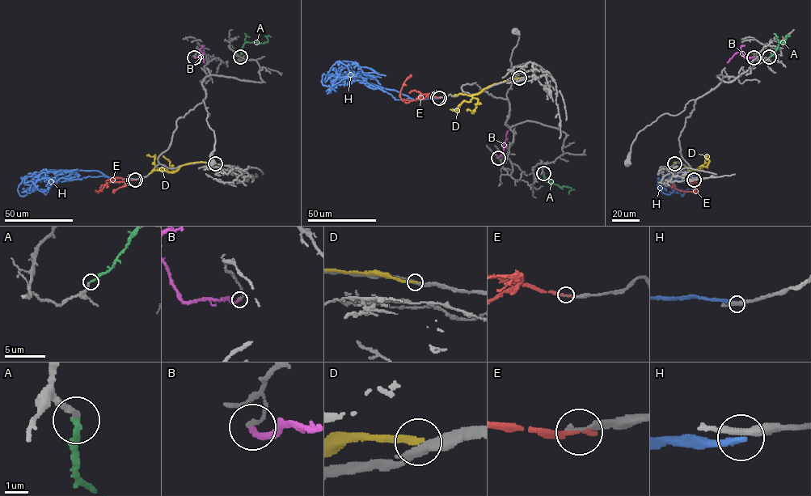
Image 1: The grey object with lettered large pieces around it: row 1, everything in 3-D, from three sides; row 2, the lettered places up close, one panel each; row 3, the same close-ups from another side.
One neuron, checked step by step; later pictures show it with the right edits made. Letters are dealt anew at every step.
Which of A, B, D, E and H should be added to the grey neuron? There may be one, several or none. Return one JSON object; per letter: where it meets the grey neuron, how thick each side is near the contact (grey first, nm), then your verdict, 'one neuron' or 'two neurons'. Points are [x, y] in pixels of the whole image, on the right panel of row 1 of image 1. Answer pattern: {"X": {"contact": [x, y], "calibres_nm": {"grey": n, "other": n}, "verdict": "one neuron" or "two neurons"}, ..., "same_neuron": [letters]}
{"A": {"contact": [769, 57], "calibres_nm": {"grey": 240, "other": 240}, "verdict": "one neuron"}, "B": {"contact": [753, 57], "calibres_nm": {"grey": 170, "other": 260}, "verdict": "two neurons"}, "D": {"contact": [674, 163], "calibres_nm": {"grey": 360, "other": 300}, "verdict": "two neurons"}, "E": {"contact": [693, 180], "calibres_nm": {"grey": 260, "other": 220}, "verdict": "two neurons"}, "H": {"contact": [694, 180], "calibres_nm": {"grey": 320, "other": 320}, "verdict": "two neurons"}, "same_neuron": ["A"]}

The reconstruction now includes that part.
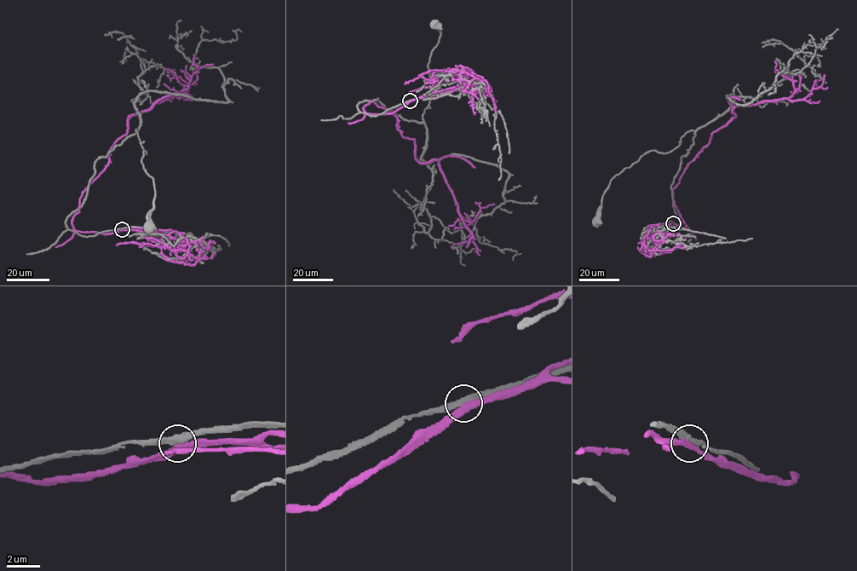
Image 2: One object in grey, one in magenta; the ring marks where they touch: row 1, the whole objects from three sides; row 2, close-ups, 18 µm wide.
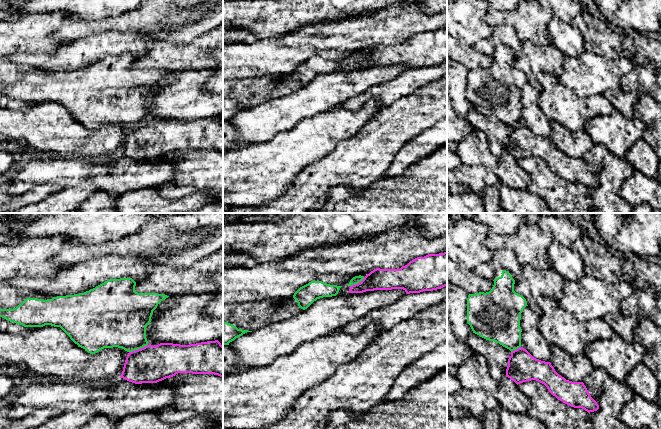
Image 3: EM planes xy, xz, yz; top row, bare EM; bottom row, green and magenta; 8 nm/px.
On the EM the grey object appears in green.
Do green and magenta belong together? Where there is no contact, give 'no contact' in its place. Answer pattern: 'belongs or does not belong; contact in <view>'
does not belong; contact in xy

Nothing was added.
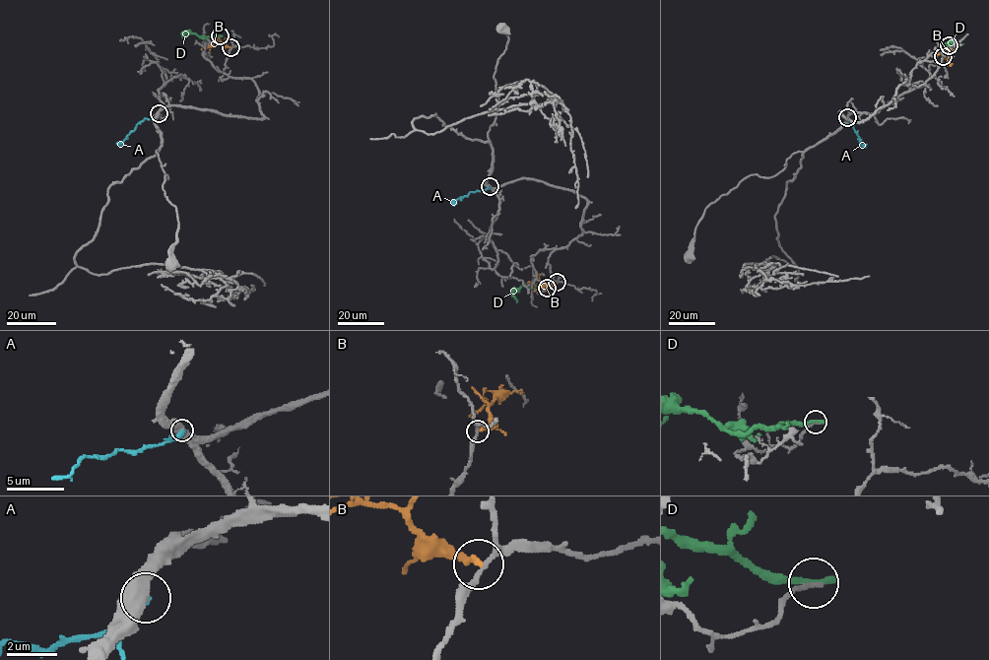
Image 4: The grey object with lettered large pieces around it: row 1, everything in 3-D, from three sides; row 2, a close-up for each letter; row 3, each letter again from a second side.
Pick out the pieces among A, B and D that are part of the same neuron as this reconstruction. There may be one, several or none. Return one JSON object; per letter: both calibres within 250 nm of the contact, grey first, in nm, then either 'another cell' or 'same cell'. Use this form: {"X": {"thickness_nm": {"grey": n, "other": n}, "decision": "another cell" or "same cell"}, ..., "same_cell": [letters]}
{"A": {"thickness_nm": {"grey": 550, "other": 400}, "decision": "another cell"}, "B": {"thickness_nm": {"grey": 170, "other": 240}, "decision": "another cell"}, "D": {"thickness_nm": {"grey": 190, "other": 320}, "decision": "another cell"}, "same_cell": []}

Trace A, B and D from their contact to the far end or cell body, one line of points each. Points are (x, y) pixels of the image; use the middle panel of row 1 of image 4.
A: (490, 186), (471, 191), (452, 201), (455, 204)
B: (557, 282), (537, 285), (534, 292)
D: (547, 287), (533, 283), (523, 285), (513, 294), (516, 302)

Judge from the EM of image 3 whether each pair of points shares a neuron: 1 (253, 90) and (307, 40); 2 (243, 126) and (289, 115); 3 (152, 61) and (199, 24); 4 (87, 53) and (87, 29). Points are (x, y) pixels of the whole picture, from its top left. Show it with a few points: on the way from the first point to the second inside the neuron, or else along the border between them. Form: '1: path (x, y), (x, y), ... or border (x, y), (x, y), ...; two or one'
1: border (292, 72), (278, 72), (247, 78); two
2: path (254, 125), (278, 115); one
3: border (198, 37), (191, 42), (182, 43), (155, 41); two
4: border (110, 30), (88, 34), (67, 42); two

